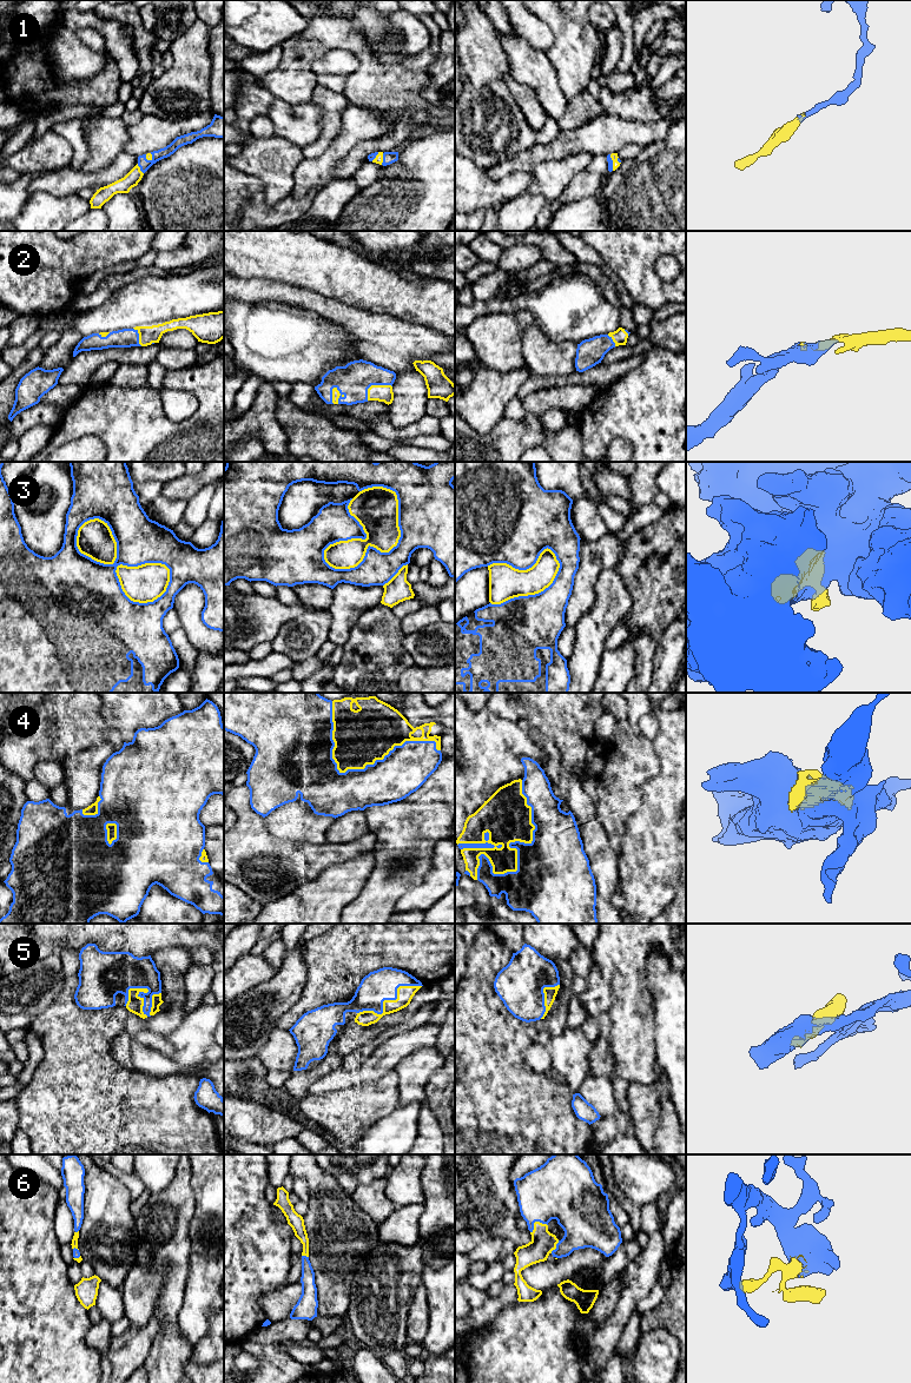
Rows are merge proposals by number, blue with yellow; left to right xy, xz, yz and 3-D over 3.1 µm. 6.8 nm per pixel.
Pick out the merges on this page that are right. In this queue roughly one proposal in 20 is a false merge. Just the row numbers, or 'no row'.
1, 2, 3, 4, 5, 6

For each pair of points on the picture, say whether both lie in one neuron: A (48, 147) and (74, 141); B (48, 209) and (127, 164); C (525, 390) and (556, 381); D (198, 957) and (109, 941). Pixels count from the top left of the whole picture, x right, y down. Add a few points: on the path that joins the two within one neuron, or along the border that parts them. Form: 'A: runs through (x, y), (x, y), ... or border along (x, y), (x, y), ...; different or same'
A: border along (51, 130), (59, 133), (71, 146), (70, 165); different
B: border along (77, 191), (64, 196), (54, 196), (48, 192); different
C: runs through (533, 384), (548, 381); same
D: border along (190, 947), (206, 946), (211, 951); different

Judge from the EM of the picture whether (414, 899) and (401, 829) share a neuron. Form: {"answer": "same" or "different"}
{"answer": "different"}

